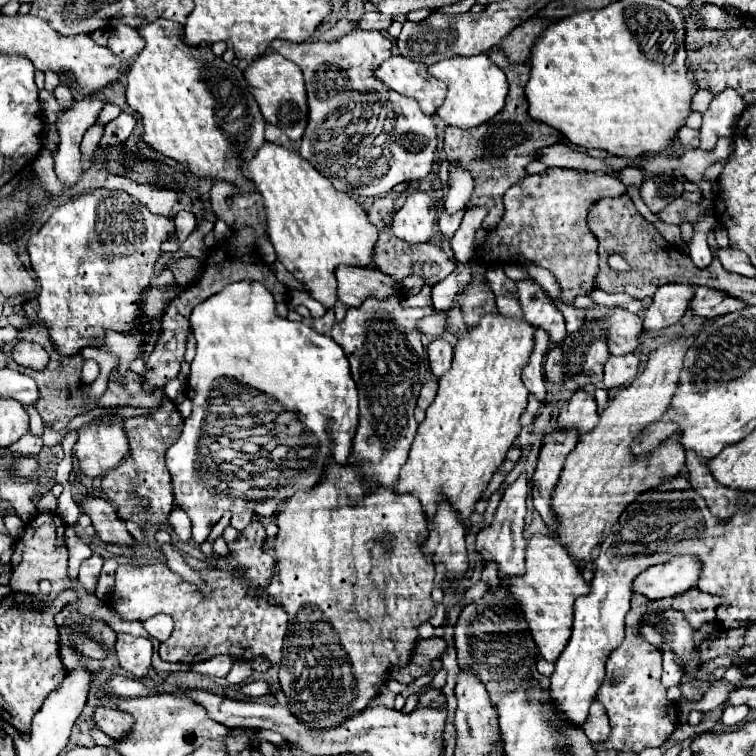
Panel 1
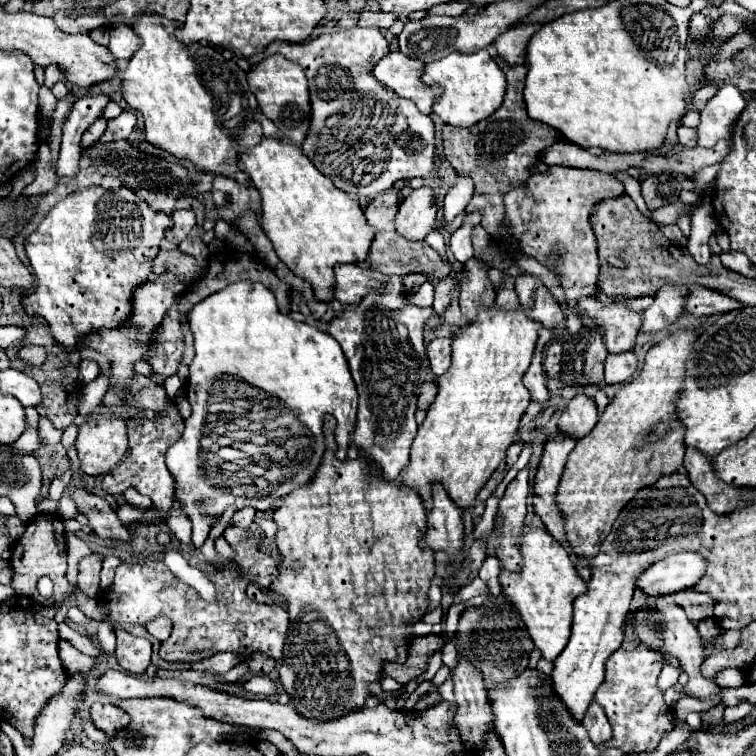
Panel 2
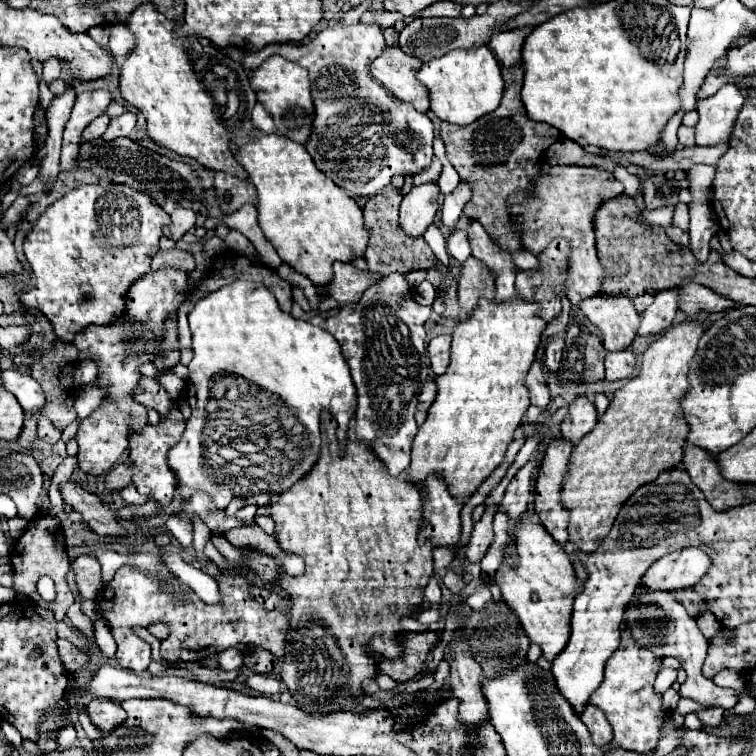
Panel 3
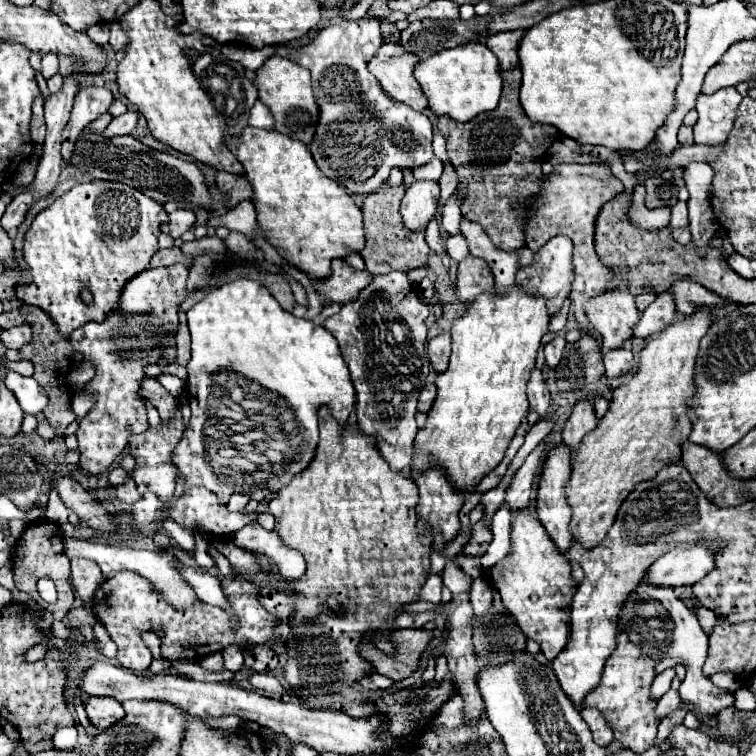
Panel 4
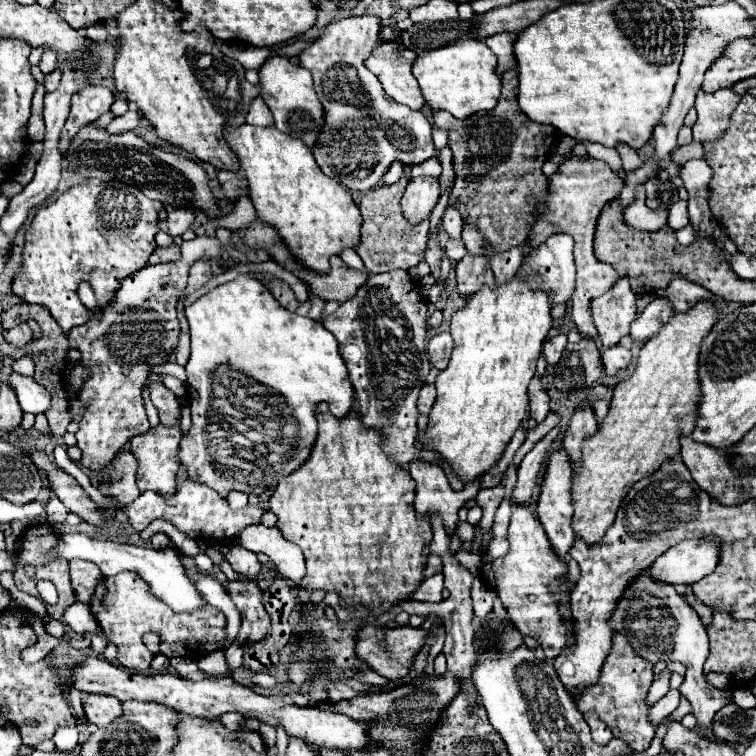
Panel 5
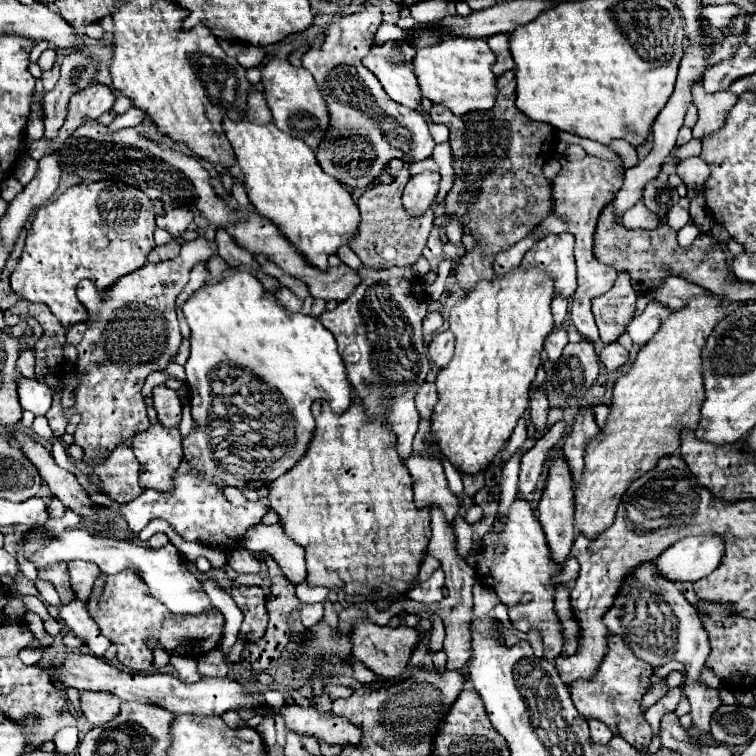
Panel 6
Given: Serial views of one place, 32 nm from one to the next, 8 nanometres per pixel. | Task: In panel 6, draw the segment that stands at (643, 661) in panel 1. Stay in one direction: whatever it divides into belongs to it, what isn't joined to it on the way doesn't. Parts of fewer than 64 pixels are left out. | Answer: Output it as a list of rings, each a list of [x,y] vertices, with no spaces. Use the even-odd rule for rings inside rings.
[[[610,634],[608,650],[596,670],[596,676],[590,680],[574,680],[570,684],[572,702],[584,718],[596,718],[604,722],[614,732],[614,736],[622,736],[634,748],[648,746],[652,740],[652,728],[644,720],[644,708],[640,706],[640,700],[646,688],[650,686],[650,676],[652,666],[634,658],[624,640],[620,640],[620,636]]]

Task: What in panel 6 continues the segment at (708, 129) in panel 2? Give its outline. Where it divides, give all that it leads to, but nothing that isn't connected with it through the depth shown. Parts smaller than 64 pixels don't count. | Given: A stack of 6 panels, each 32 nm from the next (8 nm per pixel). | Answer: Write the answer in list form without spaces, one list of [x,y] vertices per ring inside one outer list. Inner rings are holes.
[[[702,80],[692,84],[692,98],[694,104],[698,106],[698,122],[692,128],[694,138],[704,138],[708,134],[714,134],[716,128],[722,128],[724,118],[738,101],[737,96],[729,90],[707,94],[702,88]]]

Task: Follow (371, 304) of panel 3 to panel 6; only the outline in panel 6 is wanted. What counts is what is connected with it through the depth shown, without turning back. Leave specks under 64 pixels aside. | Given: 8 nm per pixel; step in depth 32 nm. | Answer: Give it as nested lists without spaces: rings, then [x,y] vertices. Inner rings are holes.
[[[362,266],[358,276],[360,284],[352,294],[338,302],[336,310],[322,312],[318,320],[334,334],[348,378],[364,402],[368,416],[382,416],[396,432],[396,450],[404,460],[414,452],[412,440],[420,422],[414,394],[426,382],[430,370],[422,336],[422,318],[428,314],[428,300],[420,280],[412,274],[412,266],[384,270]]]

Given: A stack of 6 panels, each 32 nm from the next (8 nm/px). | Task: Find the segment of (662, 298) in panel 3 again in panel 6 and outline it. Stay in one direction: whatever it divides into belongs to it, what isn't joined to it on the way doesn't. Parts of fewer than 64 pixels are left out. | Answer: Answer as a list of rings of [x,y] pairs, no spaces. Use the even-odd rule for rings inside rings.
[[[651,302],[644,311],[634,318],[627,327],[627,334],[630,334],[634,344],[644,346],[646,342],[652,340],[652,336],[658,332],[663,321],[665,321],[672,311],[663,304]]]

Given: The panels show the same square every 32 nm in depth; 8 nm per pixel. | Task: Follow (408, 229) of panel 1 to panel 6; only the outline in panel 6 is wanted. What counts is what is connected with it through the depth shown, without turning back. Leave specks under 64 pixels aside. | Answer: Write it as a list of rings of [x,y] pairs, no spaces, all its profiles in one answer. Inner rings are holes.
[[[426,170],[422,174],[410,176],[404,194],[402,194],[402,204],[410,214],[424,214],[426,208],[434,202],[434,196],[438,192],[440,184],[440,172],[436,170]]]

